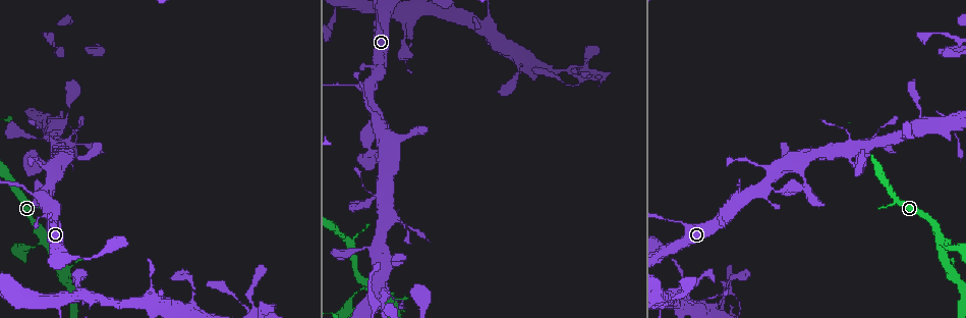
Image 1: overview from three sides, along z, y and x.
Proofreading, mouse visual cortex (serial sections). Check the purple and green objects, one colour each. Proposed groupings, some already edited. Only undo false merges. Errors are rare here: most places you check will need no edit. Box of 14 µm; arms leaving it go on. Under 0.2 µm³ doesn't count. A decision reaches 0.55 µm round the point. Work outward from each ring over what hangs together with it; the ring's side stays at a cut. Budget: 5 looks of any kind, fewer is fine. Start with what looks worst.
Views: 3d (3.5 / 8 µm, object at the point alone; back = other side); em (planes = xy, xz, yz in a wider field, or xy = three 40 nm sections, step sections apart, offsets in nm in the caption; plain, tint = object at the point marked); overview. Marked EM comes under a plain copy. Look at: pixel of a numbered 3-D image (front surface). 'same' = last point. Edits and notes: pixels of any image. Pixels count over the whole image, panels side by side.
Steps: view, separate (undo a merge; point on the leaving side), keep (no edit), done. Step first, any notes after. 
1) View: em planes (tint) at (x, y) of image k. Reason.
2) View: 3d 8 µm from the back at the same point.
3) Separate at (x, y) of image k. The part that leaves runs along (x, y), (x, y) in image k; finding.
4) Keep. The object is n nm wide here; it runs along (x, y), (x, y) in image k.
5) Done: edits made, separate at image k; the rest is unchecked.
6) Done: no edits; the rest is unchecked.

View: 3d 3.5 µm at (43, 238) of image 1. Side arm on a straight run.

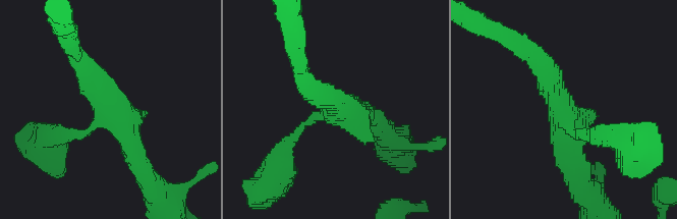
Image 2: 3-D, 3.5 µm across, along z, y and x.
View: em xy step 2 (tint) at (561, 110) of image 2. 3 arms meet here; the arms are 150, 300, 350 nm wide; shape alone is not enough.

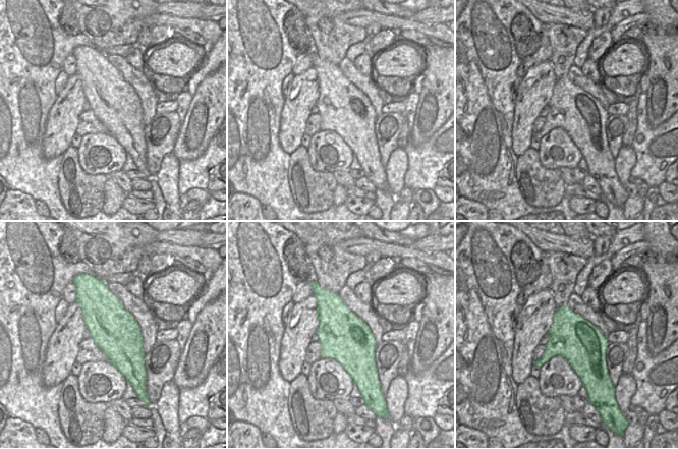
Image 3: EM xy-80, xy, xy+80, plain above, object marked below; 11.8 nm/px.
Keep. One cell here.

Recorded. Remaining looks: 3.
View: 3d 3.5 µm at (39, 194) of image 1. Sudden change in width.

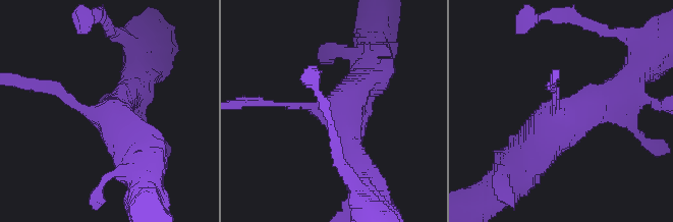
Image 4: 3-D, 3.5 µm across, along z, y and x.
View: em planes (tint) at (561, 114) of image 4.

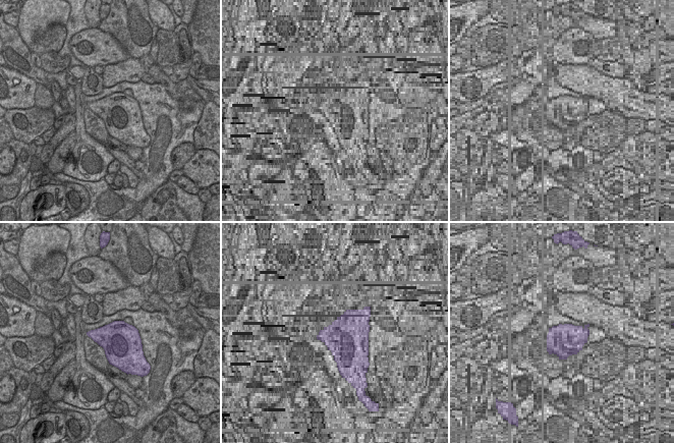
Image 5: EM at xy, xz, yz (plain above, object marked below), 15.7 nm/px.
Separate at (53, 90) of image 4. The arms are 150, 400, 500 nm wide; the part that leaves runs along (82, 107), (61, 91), (20, 81) in image 4; two cells meet here.

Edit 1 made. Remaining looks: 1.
Done: edits made, separate at image 4; the rest is unchecked.

